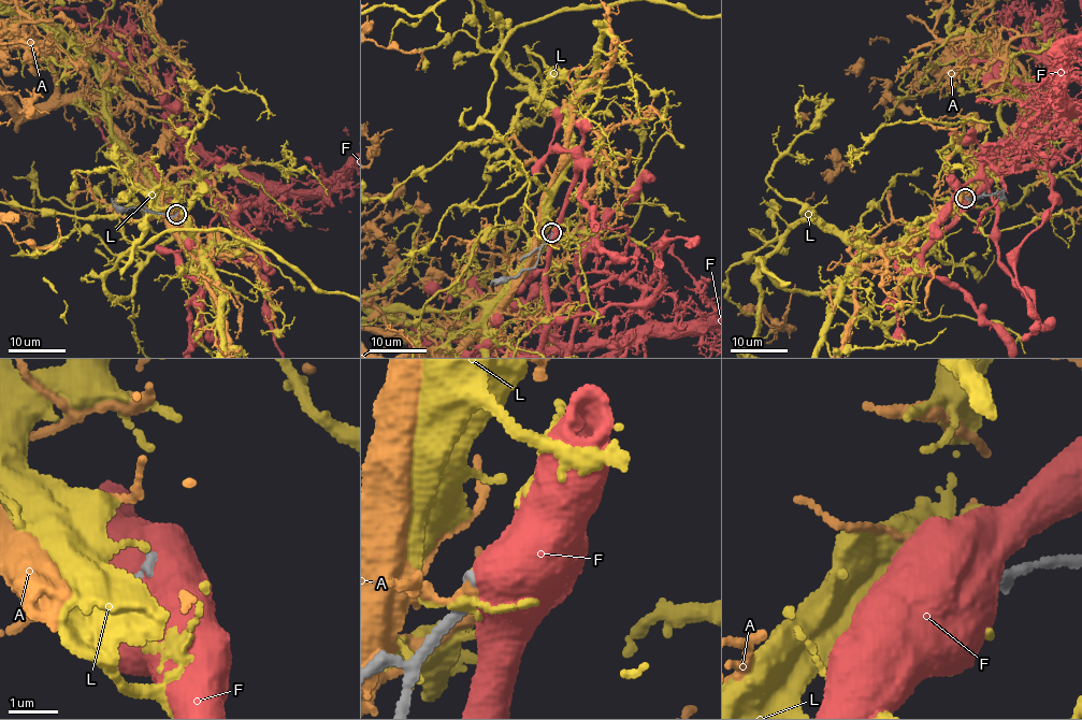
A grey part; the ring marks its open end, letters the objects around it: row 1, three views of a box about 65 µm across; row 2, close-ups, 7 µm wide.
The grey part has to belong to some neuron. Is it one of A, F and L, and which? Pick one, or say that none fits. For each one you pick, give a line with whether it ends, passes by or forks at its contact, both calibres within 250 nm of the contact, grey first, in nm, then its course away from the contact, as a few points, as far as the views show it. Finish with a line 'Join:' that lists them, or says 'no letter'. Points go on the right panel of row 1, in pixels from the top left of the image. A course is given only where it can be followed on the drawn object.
Join: no letter

